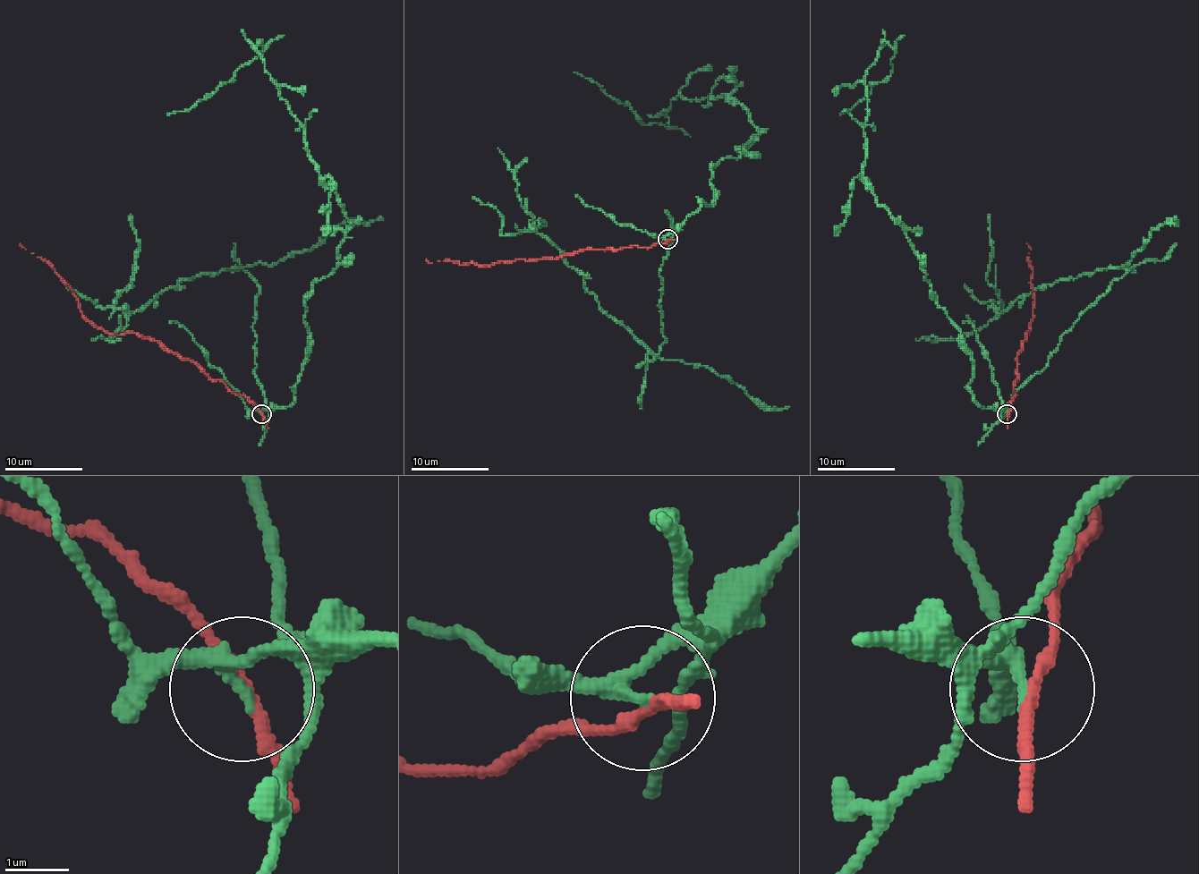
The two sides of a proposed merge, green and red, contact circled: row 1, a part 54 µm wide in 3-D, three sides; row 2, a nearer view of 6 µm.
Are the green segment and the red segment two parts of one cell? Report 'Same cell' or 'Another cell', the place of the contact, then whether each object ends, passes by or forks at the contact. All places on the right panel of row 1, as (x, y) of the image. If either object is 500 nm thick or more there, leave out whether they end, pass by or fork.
Another cell. Place: (1007, 414). At the ring green passes by. At the ring red passes by

